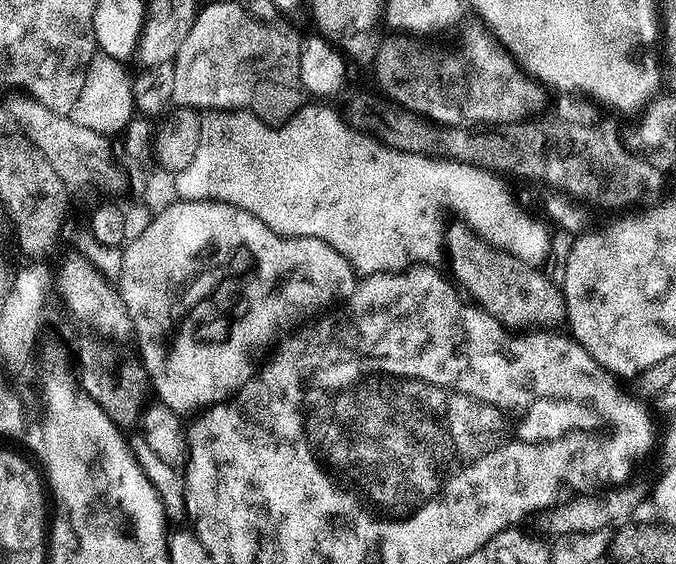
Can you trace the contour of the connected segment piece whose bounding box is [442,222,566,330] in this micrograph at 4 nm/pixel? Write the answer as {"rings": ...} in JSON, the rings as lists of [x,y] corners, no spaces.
{"rings":[[[464,222],[455,223],[456,224],[450,225],[449,228],[447,225],[446,231],[443,233],[442,236],[442,244],[443,247],[446,249],[446,256],[448,252],[448,264],[450,267],[452,267],[452,272],[450,271],[450,276],[451,279],[455,281],[455,283],[459,285],[459,287],[463,289],[465,293],[467,293],[466,291],[468,291],[469,294],[473,296],[469,297],[471,297],[471,299],[475,301],[475,303],[479,305],[479,307],[483,308],[485,312],[490,313],[490,315],[492,315],[498,322],[502,322],[505,328],[511,328],[513,330],[552,330],[555,329],[557,325],[559,325],[556,324],[559,322],[559,320],[561,323],[561,321],[565,319],[566,306],[564,305],[564,293],[563,291],[561,291],[559,287],[557,287],[557,285],[555,288],[555,286],[552,285],[551,282],[548,281],[547,278],[544,277],[542,273],[540,273],[541,269],[539,267],[533,266],[531,264],[523,264],[518,257],[511,256],[510,253],[504,252],[501,248],[493,246],[491,243],[489,243],[487,239],[485,239],[485,237],[477,236],[476,233],[473,232],[472,229],[468,227],[467,223]]]}

